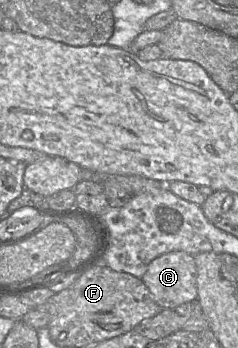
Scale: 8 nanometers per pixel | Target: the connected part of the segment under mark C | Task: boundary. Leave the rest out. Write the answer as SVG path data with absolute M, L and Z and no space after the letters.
M171 251L155 258L141 280L162 309L197 300L194 256L184 251Z

